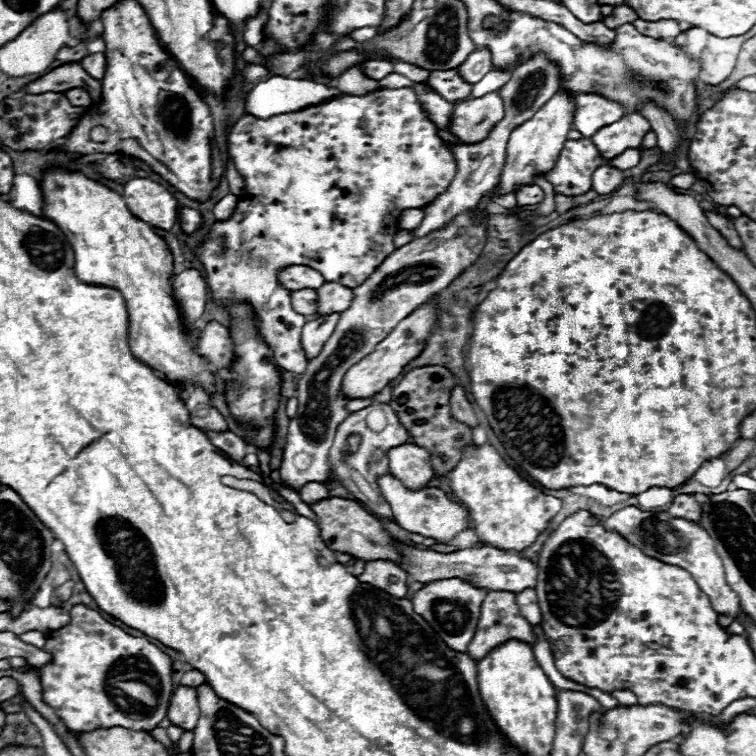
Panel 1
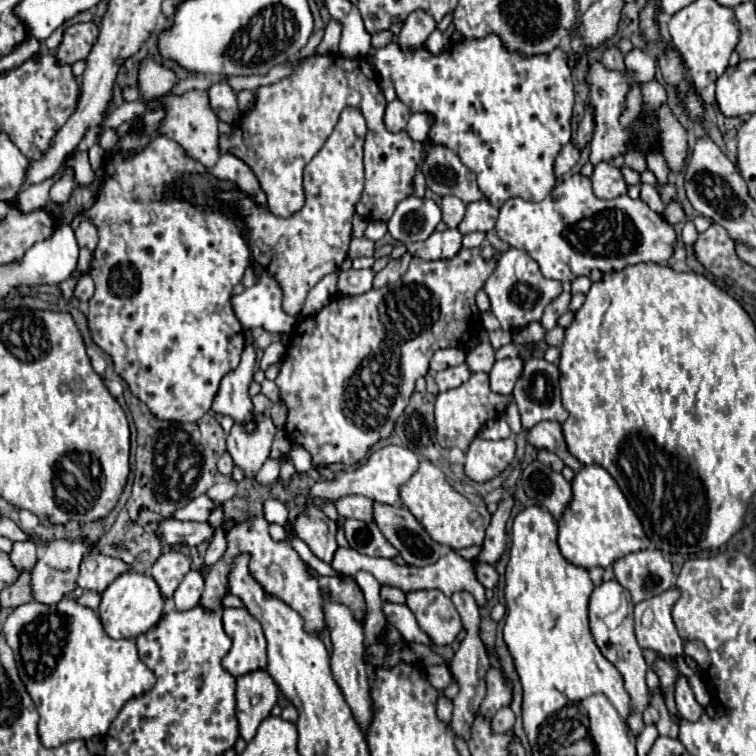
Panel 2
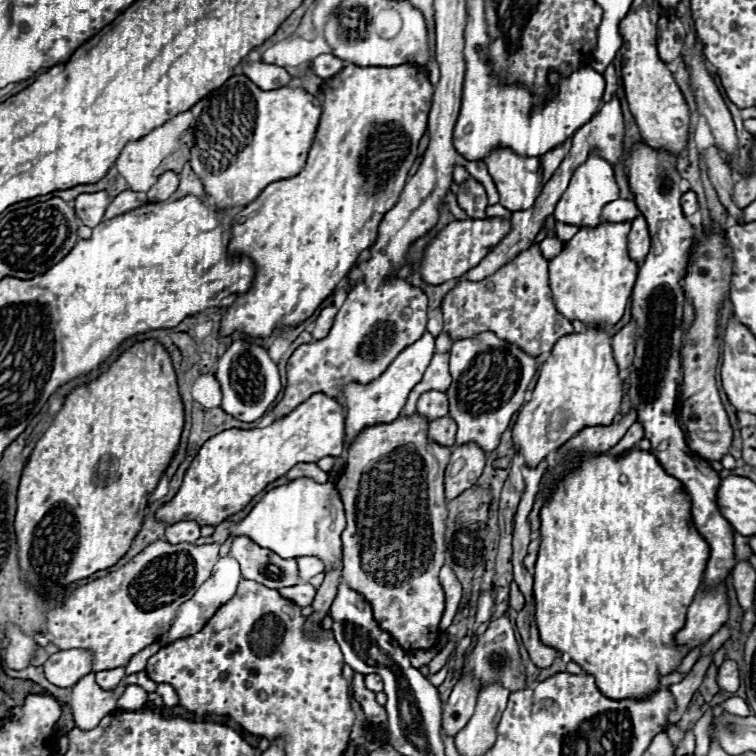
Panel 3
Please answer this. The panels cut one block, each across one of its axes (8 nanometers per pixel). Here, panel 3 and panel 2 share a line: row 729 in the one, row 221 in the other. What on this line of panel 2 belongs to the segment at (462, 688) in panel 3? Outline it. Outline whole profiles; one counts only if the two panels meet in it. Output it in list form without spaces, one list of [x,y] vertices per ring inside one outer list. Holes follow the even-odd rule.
[[[444,196],[442,198],[442,222],[448,228],[458,228],[466,214],[466,204],[462,200],[456,200],[456,196]]]

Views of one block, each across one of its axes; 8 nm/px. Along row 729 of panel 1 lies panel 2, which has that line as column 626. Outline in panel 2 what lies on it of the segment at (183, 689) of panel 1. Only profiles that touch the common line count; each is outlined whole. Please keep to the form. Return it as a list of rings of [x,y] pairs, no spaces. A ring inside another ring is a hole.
[[[604,162],[594,166],[592,178],[592,188],[598,198],[618,198],[622,194],[628,194],[628,184],[620,172],[620,168]]]

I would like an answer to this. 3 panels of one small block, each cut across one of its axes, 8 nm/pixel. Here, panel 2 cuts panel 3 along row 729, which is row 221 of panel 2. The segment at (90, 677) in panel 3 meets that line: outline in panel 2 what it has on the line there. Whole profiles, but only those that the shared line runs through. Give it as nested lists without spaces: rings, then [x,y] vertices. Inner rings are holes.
[[[84,218],[78,228],[76,228],[76,240],[80,246],[86,246],[90,252],[96,248],[98,244],[98,228],[94,226],[94,222],[90,218]]]

